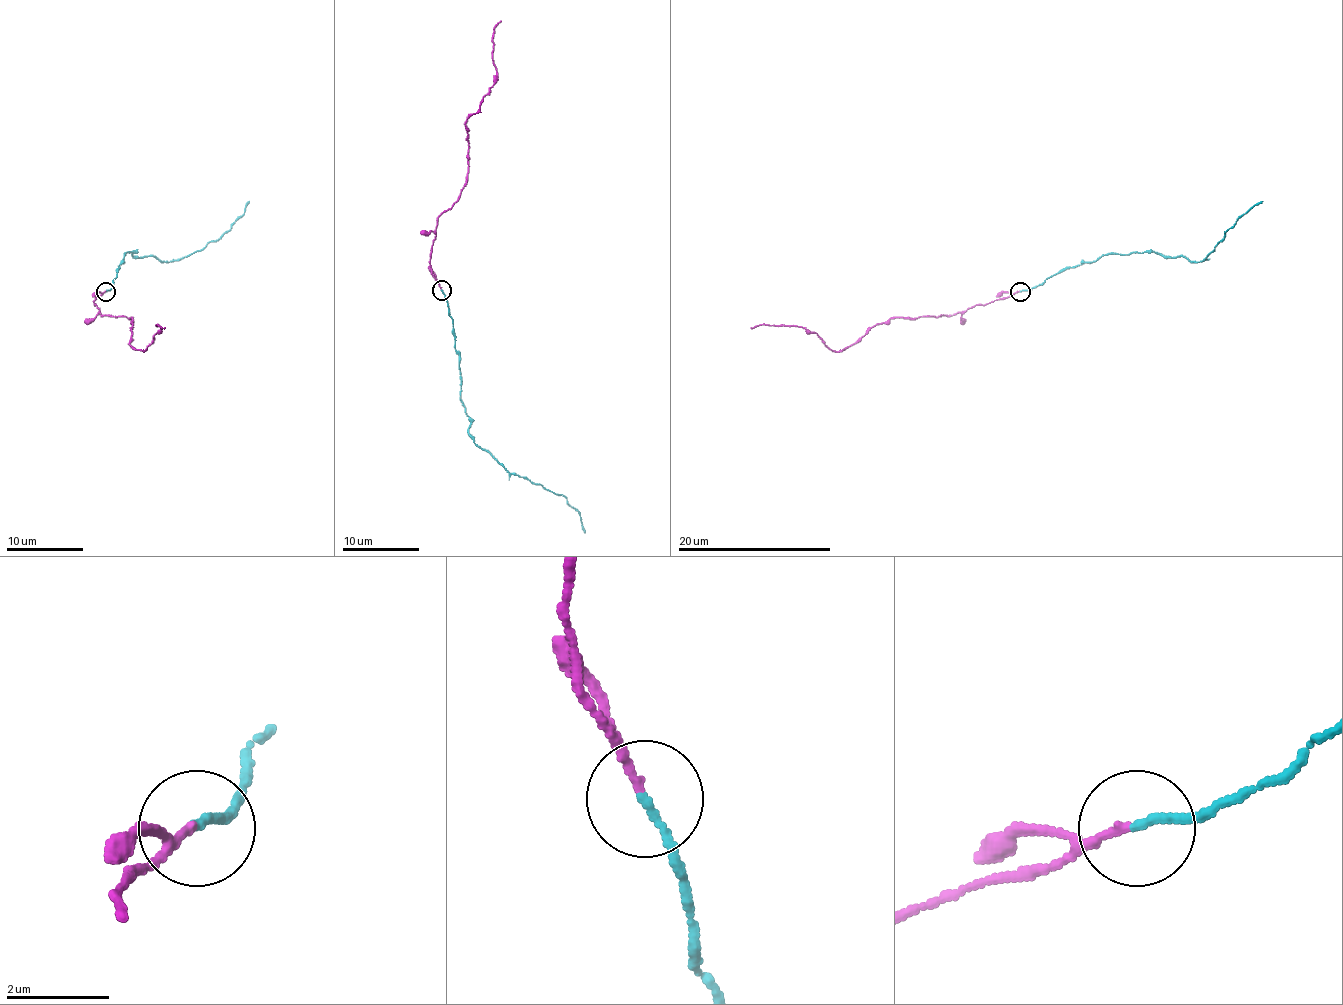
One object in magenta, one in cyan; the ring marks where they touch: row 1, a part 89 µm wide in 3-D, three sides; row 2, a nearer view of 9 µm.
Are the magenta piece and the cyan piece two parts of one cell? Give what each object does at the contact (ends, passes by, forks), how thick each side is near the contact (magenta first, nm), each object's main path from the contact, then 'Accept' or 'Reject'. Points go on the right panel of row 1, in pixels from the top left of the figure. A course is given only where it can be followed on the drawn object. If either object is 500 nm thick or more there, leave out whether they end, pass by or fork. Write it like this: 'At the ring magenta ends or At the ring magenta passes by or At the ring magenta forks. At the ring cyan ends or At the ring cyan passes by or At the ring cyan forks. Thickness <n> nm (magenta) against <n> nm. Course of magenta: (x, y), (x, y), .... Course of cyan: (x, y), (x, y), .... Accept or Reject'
At the ring magenta ends. At the ring cyan ends. Thickness 140 nm (magenta) against 160 nm. Course of magenta: (1019, 292), (948, 315), (891, 317), (873, 325), (844, 350), (833, 352), (815, 332), (792, 325), (750, 328). Course of cyan: (1019, 292), (1102, 255), (1152, 251), (1200, 261), (1245, 213), (1262, 201). Reject

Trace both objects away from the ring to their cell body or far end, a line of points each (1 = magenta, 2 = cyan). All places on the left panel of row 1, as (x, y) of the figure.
1: (105, 292), (93, 303), (101, 315), (132, 317), (136, 350), (143, 352), (157, 325), (165, 328)
2: (105, 292), (113, 286), (124, 253), (155, 255), (163, 261), (188, 257), (224, 234), (249, 201)

